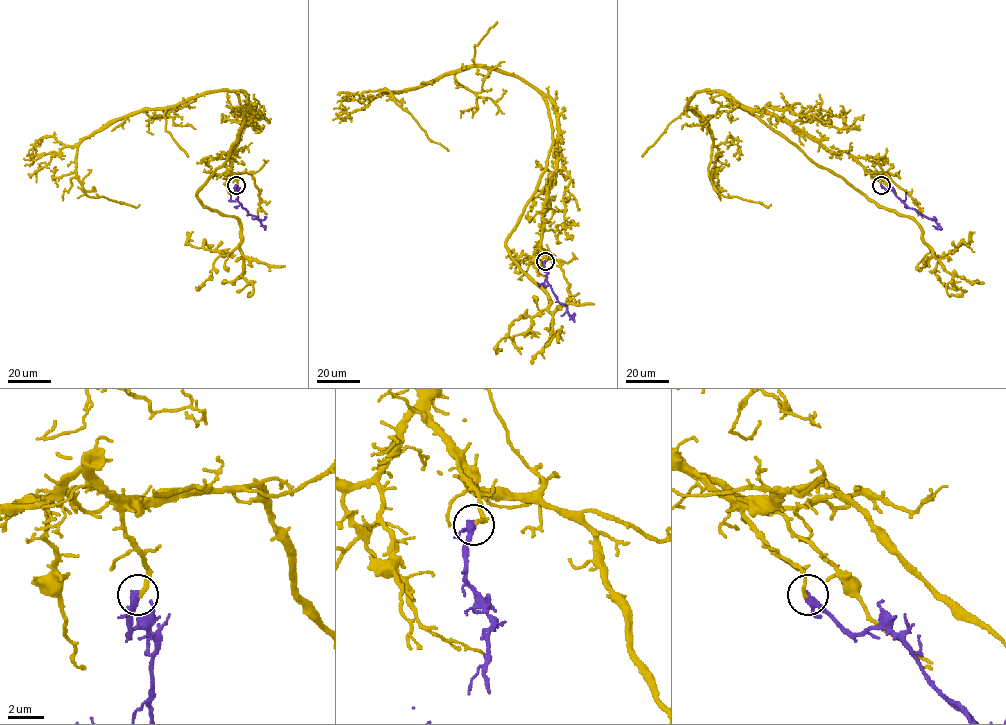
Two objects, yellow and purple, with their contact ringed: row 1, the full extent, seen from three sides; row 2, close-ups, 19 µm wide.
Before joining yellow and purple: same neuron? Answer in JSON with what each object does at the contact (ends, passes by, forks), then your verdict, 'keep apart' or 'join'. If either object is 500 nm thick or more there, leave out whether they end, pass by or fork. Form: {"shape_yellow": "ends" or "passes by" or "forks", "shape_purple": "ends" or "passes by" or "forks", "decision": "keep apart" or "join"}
{"shape_yellow": "ends", "shape_purple": "passes by", "decision": "join"}

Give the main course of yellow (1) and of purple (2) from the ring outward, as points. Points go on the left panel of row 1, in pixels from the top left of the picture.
1: (236, 185), (238, 91), (243, 123), (197, 197), (234, 216), (241, 242), (222, 256), (188, 244), (193, 231)
2: (236, 185), (238, 202), (265, 225)

